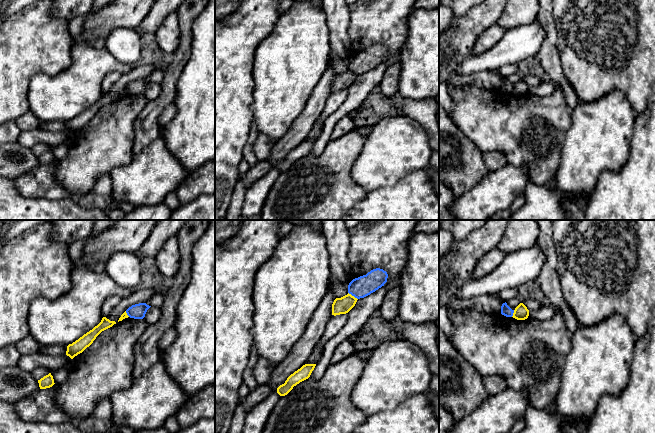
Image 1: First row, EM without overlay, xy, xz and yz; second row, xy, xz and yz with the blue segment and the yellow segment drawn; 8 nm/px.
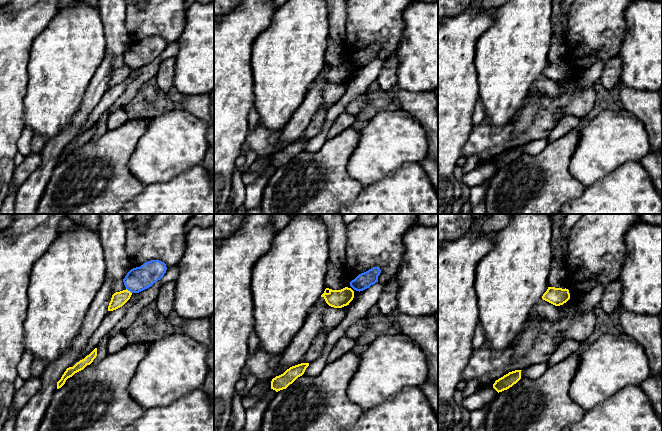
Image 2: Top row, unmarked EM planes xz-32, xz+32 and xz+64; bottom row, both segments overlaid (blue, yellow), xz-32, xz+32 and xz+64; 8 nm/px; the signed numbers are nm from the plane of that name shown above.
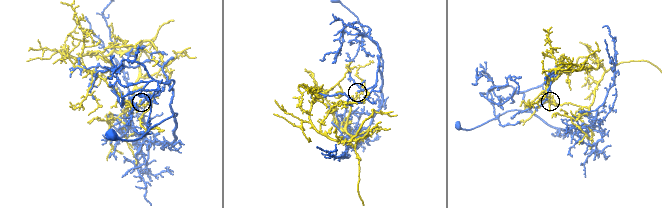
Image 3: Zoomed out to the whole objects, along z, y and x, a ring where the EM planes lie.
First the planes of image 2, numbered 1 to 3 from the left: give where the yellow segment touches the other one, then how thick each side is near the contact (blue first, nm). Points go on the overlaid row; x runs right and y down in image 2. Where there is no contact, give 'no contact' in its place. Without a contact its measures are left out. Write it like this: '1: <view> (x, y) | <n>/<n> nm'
1: xz-32 (129, 290) | 190/120 nm
2: no contact
3: no contact

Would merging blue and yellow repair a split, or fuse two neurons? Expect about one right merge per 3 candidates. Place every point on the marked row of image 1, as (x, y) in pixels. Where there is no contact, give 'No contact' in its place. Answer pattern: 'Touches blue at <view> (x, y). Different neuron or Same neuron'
Touches blue at xz (353, 295). Different neuron

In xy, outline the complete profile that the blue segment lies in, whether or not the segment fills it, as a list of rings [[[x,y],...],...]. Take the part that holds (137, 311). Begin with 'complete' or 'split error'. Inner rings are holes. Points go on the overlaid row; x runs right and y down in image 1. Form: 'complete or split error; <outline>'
complete; [[[139,303],[129,307],[126,310],[126,313],[130,318],[143,319],[145,317],[147,310],[150,307],[151,306],[147,305],[146,303]]]

